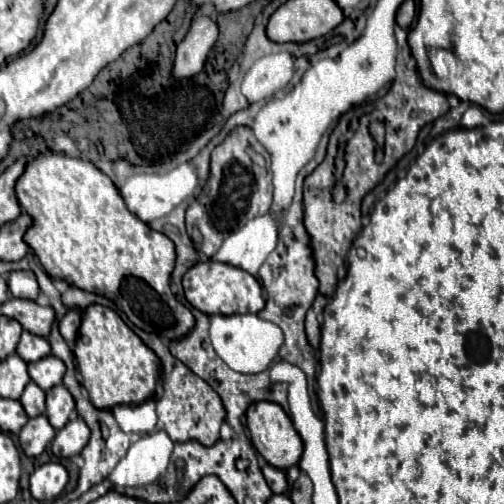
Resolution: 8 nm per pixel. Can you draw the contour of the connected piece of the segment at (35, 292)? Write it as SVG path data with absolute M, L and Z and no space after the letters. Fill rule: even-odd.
M11 272L7 278L9 284L9 292L15 298L27 298L27 300L37 300L37 296L41 294L37 278L33 276L33 272Z

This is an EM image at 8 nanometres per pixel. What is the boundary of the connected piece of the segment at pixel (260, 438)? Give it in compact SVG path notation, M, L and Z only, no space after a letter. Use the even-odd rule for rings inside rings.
M255 402L249 406L247 414L247 430L251 436L253 446L257 448L257 452L265 458L267 464L279 468L279 470L289 470L291 466L297 466L301 460L301 452L303 452L303 440L297 434L297 430L293 428L291 418L285 414L285 410L275 404L275 402Z

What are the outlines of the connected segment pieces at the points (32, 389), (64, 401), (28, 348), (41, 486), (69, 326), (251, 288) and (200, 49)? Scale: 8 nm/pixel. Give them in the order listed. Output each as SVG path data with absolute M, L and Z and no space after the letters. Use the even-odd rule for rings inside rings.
M29 382L25 386L19 402L23 404L27 416L31 416L31 418L39 416L39 414L45 414L45 392L37 384L33 384L33 382Z
M57 384L47 392L47 418L55 430L61 430L69 422L69 414L73 410L75 398L63 384Z
M23 330L21 340L17 344L17 354L25 362L37 362L37 360L41 360L41 358L45 358L45 356L51 354L51 346L49 346L49 342L45 338L35 336L35 334Z
M47 462L31 474L31 496L35 500L55 500L67 486L69 474L63 464Z
M69 310L61 322L59 322L59 330L61 330L61 336L65 338L65 342L69 346L75 346L77 342L77 336L79 336L79 326L81 326L81 314L75 312L75 310Z
M197 262L183 276L185 298L189 304L205 314L247 314L261 312L265 308L265 296L259 280L249 272L221 262Z
M197 14L183 42L177 46L177 56L173 62L173 76L177 80L187 80L203 70L205 58L217 40L217 24L205 16Z

